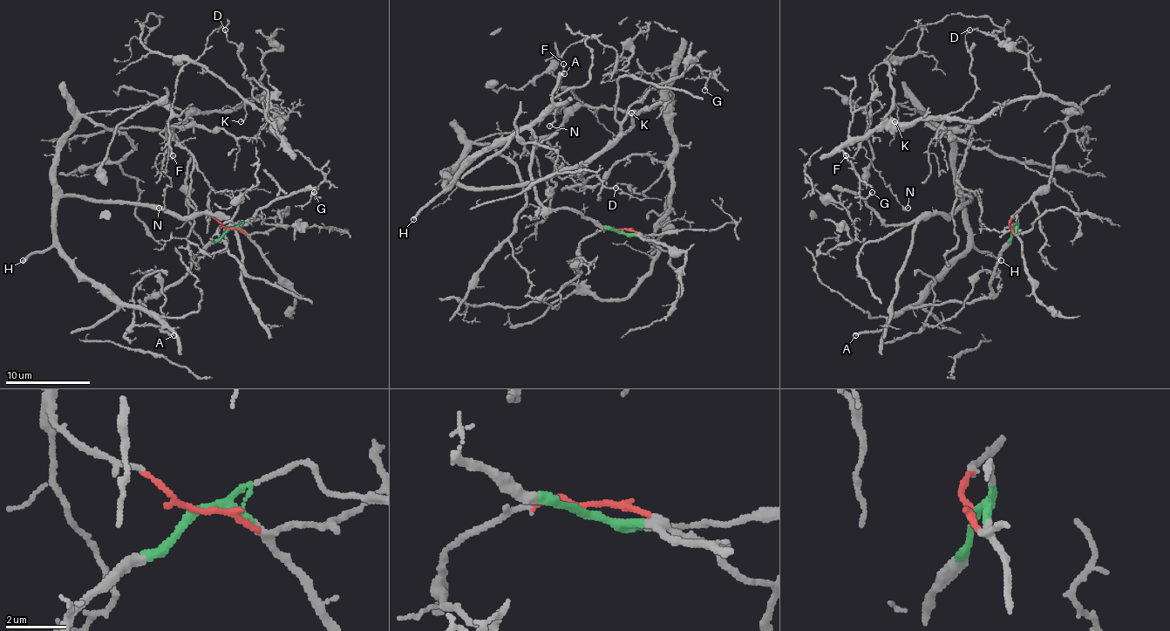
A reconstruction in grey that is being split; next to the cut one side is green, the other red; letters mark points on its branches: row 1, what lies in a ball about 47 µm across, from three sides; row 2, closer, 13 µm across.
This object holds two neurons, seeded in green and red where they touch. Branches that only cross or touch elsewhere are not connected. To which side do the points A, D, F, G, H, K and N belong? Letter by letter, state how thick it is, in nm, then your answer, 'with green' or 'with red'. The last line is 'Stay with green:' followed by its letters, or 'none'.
A: 280 nm thick; with green
D: 110 nm thick; with red
F: 100 nm thick; with red
G: 160 nm thick; with red
H: 260 nm thick; with green
K: 100 nm thick; with red
N: 160 nm thick; with red
Stay with green: A, H

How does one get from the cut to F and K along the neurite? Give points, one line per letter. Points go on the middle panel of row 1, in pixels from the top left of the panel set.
F: (619, 230), (579, 245), (564, 285), (623, 298), (649, 270), (670, 113), (581, 103), (564, 65)
K: (619, 230), (579, 245), (581, 273), (564, 285), (623, 298), (657, 251), (674, 134), (659, 103), (632, 113)

